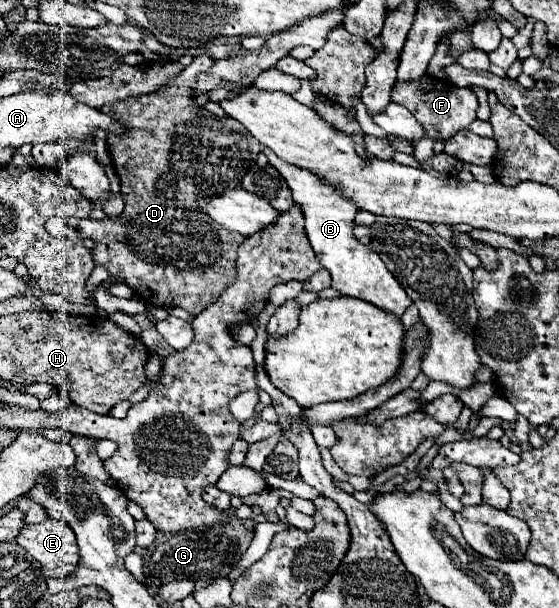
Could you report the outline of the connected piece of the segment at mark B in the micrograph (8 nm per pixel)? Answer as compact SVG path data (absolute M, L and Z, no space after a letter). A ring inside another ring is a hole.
M262 149L262 153L268 157L268 163L286 179L294 203L302 209L304 215L304 231L306 237L320 259L322 267L330 271L332 275L332 287L346 297L356 297L366 303L372 303L374 307L392 313L394 317L402 317L402 313L412 305L412 299L402 291L400 283L390 275L382 259L366 245L362 245L354 237L354 215L358 209L354 203L350 203L336 187L330 187L326 181L318 179L318 175L312 175L310 171L296 167L292 163L286 163L278 159L270 149Z

